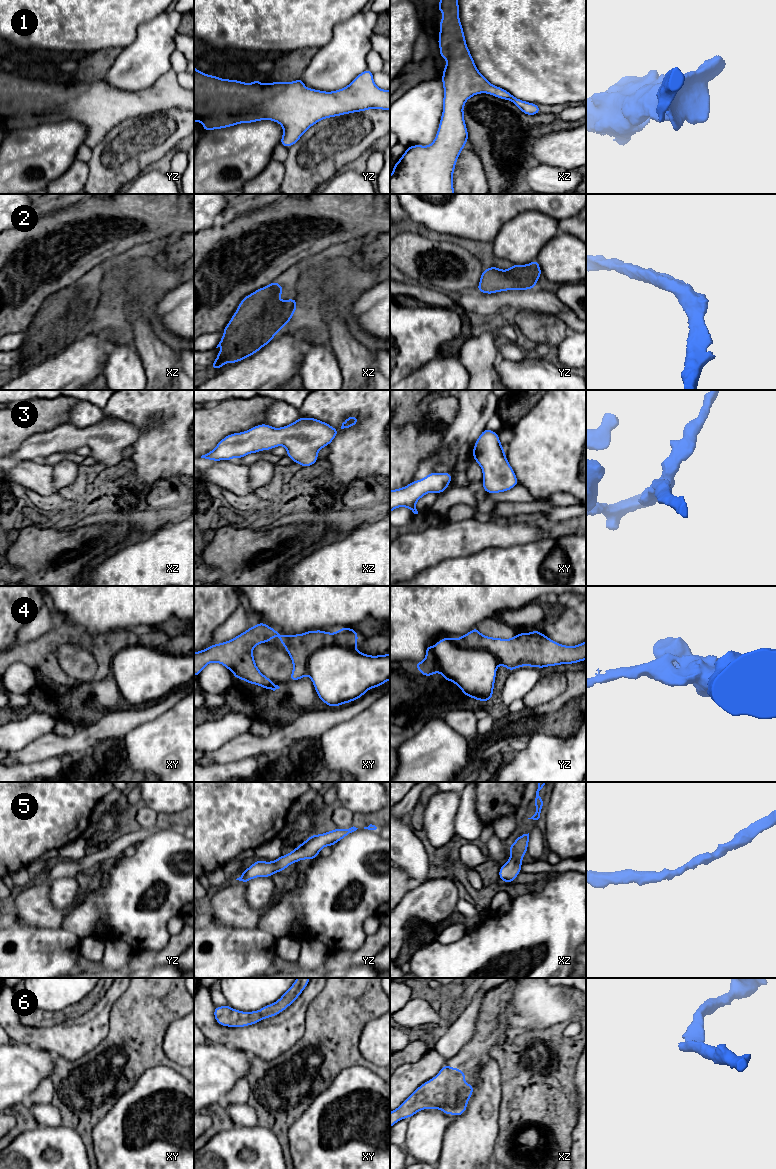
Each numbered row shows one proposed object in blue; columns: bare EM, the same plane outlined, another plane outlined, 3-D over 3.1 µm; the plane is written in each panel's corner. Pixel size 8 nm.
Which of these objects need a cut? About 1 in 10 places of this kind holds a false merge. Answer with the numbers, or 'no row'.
4

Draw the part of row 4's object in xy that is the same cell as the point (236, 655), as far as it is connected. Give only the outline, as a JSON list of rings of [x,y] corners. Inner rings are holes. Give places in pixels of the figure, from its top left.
[[[259,622],[229,641],[194,652],[194,676],[198,676],[208,664],[217,662],[229,669],[236,679],[275,691],[280,687],[260,672],[252,654],[256,645],[269,642],[275,636],[279,637],[292,660],[290,681],[297,681],[307,675],[308,660],[317,649],[329,645],[331,641],[338,641],[345,648],[355,649],[358,641],[358,634],[352,628],[343,627],[334,633],[310,630],[286,636]]]

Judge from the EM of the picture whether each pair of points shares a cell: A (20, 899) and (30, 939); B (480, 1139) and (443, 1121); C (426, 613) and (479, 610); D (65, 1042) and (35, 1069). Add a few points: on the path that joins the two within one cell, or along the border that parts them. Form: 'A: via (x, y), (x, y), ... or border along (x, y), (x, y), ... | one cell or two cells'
A: border along (10, 923), (50, 929) | two cells
B: border along (455, 1117), (446, 1129), (441, 1146) | two cells
C: via (439, 610), (466, 610) | one cell
D: border along (29, 1044), (52, 1053) | two cells

